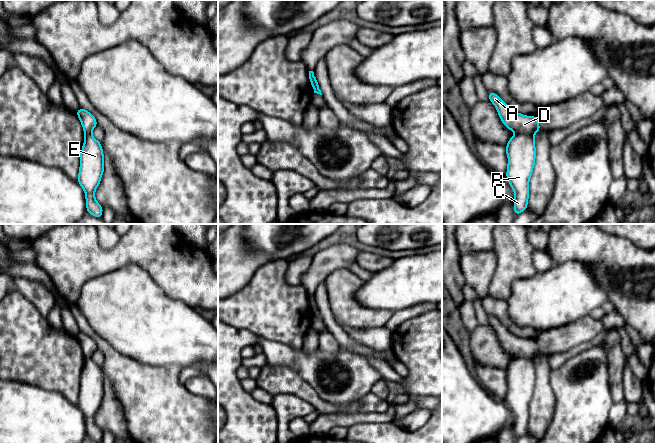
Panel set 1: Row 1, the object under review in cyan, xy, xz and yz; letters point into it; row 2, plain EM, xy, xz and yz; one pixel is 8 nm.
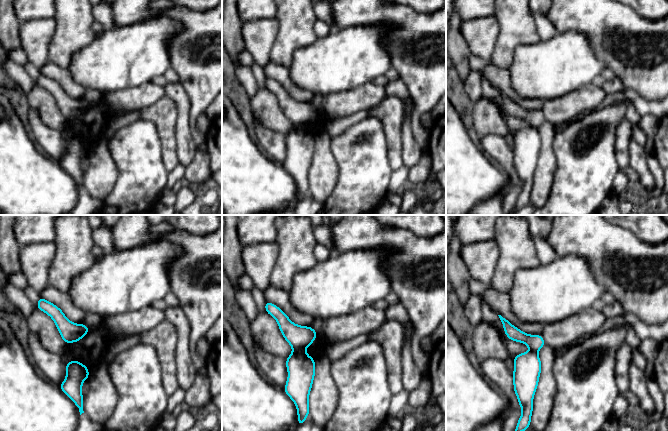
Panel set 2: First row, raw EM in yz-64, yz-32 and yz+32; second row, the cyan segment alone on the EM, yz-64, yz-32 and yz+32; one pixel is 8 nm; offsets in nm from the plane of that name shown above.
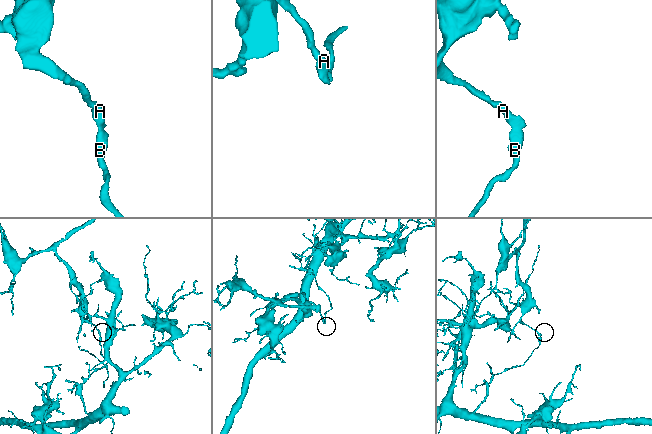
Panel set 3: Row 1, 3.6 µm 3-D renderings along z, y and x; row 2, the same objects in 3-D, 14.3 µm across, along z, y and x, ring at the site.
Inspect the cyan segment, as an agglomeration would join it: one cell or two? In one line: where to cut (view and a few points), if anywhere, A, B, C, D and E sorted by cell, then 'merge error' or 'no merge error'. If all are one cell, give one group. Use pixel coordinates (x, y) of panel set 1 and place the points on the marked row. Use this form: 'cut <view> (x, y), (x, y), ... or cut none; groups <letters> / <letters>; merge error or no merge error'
cut yz (517, 133), (532, 136); groups A D / B C E; merge error

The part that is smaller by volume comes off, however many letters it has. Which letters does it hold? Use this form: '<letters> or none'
A, D

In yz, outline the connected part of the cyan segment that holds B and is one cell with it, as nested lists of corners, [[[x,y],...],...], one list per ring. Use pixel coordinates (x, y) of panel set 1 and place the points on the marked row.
[[[517,134],[506,144],[508,165],[506,177],[515,194],[514,215],[525,211],[529,199],[529,180],[535,165],[536,148],[533,136]]]

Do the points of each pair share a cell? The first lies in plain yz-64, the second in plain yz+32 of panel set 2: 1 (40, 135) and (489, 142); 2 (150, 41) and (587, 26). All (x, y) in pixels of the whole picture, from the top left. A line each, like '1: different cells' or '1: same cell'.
1: same cell
2: different cells

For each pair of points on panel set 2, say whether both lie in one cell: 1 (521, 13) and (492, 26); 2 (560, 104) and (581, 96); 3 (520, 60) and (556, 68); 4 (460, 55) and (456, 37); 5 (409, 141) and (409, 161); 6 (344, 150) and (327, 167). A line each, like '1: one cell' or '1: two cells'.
1: two cells
2: one cell
3: one cell
4: one cell
5: one cell
6: two cells

